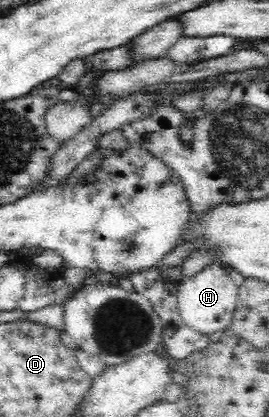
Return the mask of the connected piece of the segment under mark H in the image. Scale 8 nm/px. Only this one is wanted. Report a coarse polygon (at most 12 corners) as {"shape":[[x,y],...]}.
{"shape":[[215,263],[183,278],[183,323],[207,336],[229,329],[233,277]]}

